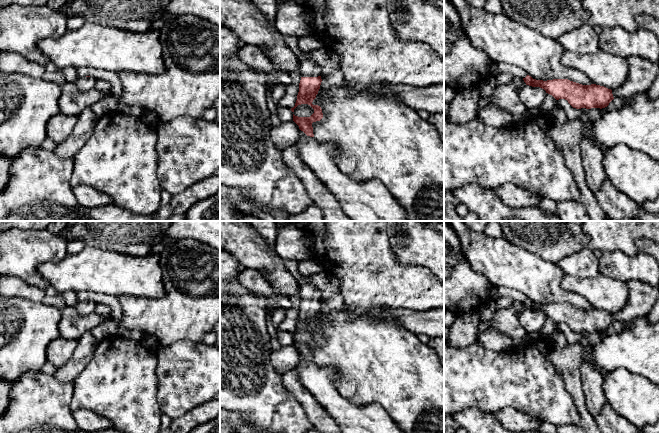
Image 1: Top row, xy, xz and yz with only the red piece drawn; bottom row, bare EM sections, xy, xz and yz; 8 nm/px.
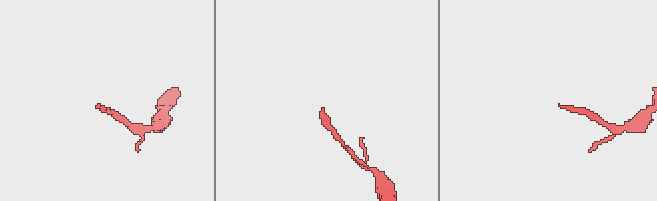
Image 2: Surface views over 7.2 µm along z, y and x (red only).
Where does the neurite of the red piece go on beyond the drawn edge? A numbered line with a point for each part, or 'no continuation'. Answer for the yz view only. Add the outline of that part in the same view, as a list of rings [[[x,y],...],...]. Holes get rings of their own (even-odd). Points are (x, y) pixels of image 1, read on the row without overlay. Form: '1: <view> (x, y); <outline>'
1: yz (506, 321); [[[514,302],[509,308],[497,309],[491,323],[480,322],[478,332],[497,330],[513,339],[523,338],[527,332],[519,321],[519,312],[526,308],[521,302]]]

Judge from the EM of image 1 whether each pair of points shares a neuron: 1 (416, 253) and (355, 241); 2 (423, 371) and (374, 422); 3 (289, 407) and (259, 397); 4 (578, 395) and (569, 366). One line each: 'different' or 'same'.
1: different
2: different
3: same
4: same

